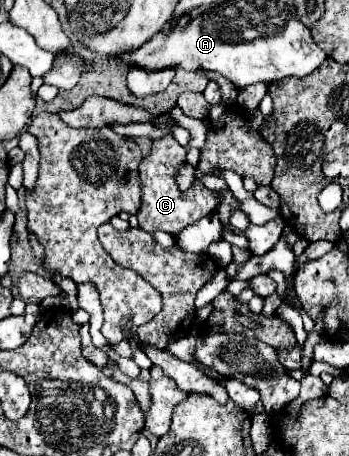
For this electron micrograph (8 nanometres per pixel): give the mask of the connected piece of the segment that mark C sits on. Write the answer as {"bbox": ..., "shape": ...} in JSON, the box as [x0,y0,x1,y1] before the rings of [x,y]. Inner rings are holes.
{"bbox":[137,133,221,233],"shape":[[[167,133],[161,139],[151,141],[151,153],[141,161],[139,165],[139,175],[141,175],[141,195],[143,195],[143,205],[137,213],[139,217],[139,227],[143,231],[167,231],[167,233],[177,233],[177,229],[183,229],[185,225],[199,221],[201,217],[215,213],[221,197],[213,191],[209,191],[201,179],[193,181],[189,191],[181,191],[175,181],[175,173],[187,163],[187,147],[181,147],[171,133]]]}

